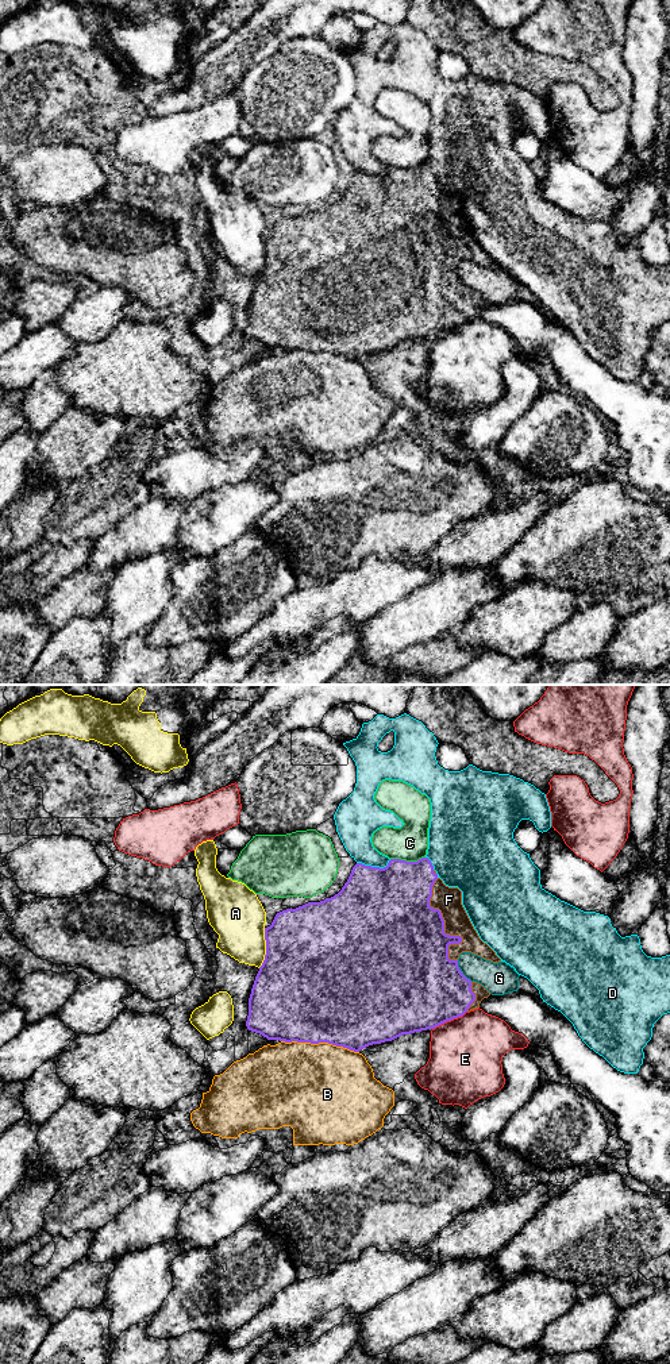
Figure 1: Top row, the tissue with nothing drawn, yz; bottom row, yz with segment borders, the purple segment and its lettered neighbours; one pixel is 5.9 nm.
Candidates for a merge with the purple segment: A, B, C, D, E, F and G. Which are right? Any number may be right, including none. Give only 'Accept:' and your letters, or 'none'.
Accept: F

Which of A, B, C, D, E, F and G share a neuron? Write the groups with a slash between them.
A / B / C / D / E / F / G

